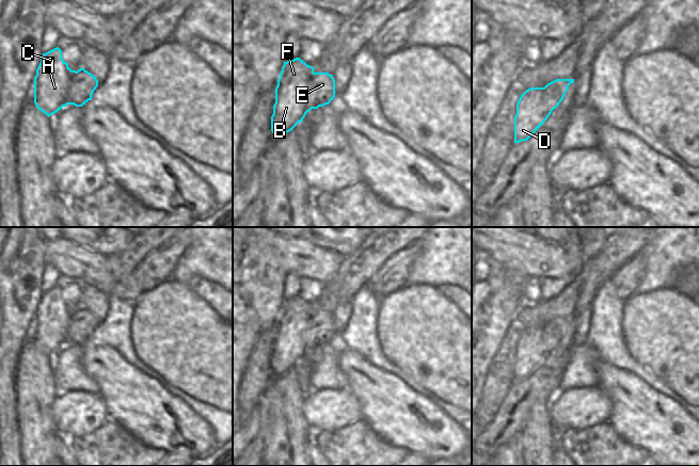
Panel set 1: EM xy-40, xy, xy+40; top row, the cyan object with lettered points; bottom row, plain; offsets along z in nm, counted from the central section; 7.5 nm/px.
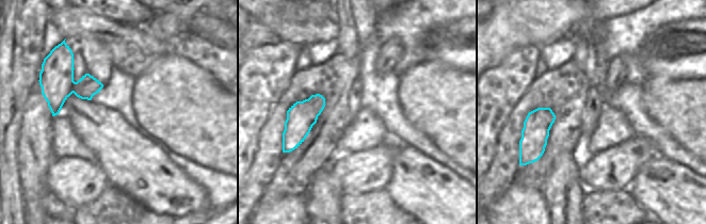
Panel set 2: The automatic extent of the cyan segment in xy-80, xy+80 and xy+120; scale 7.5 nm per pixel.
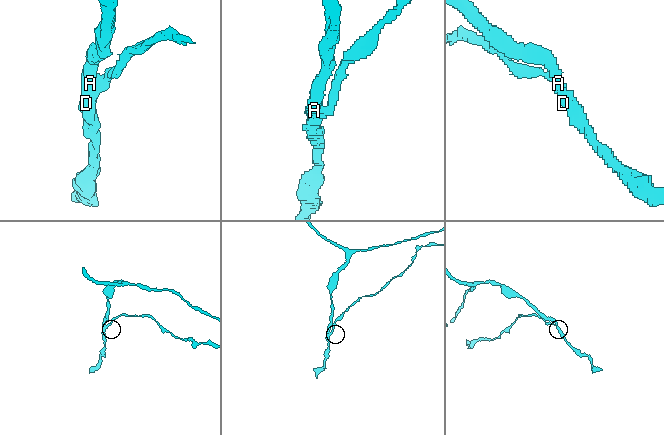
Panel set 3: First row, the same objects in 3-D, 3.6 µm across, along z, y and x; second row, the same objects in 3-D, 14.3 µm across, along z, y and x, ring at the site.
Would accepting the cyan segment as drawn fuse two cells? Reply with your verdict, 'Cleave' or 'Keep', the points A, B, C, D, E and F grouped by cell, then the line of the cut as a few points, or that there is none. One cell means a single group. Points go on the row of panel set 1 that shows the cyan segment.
Cleave. Groups: A B C D F / E. Split along xy (314, 73), (305, 93), (306, 105), (311, 109)

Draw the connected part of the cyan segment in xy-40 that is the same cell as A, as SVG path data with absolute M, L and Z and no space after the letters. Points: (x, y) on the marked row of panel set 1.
M59 47L43 53L33 81L34 103L48 117L68 105L66 93L75 73L62 59Z

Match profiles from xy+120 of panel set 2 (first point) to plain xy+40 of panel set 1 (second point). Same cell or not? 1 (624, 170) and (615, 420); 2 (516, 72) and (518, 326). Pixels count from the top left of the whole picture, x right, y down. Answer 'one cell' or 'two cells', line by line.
1: two cells
2: two cells

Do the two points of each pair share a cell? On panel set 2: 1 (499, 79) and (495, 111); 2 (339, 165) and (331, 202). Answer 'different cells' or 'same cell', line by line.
1: same cell
2: different cells

